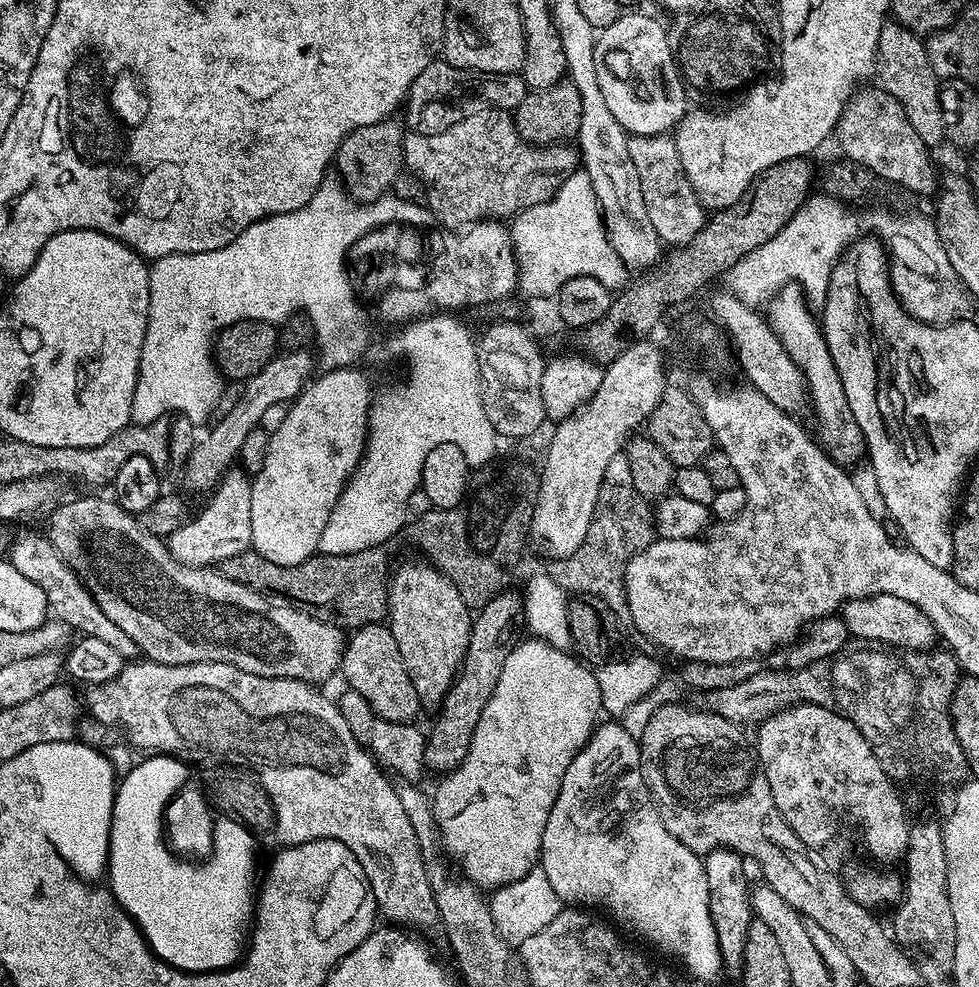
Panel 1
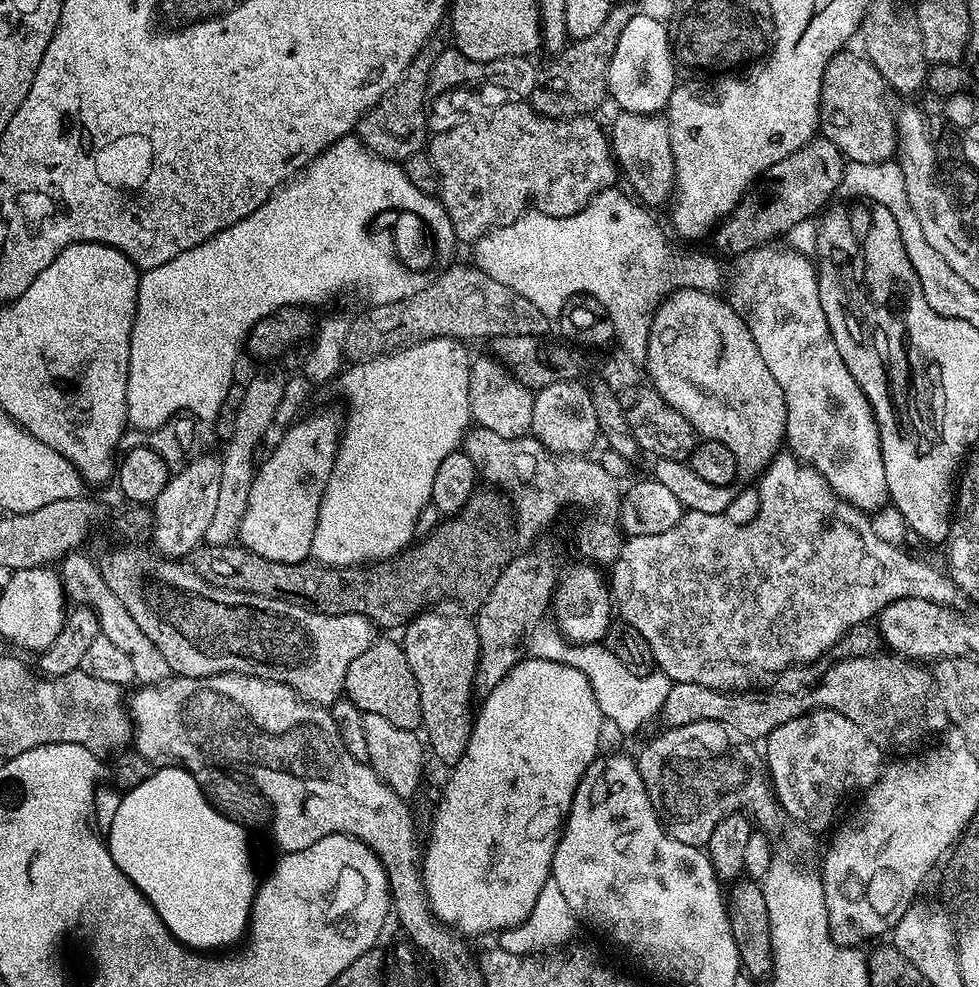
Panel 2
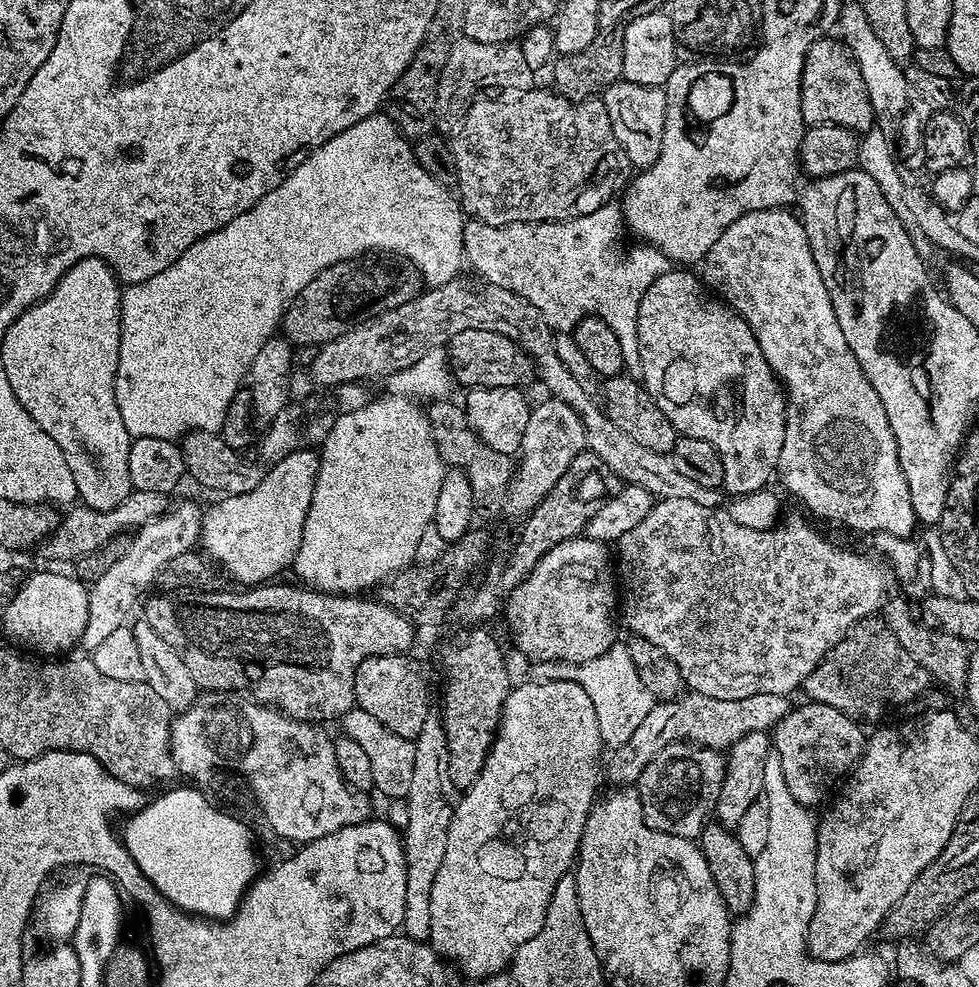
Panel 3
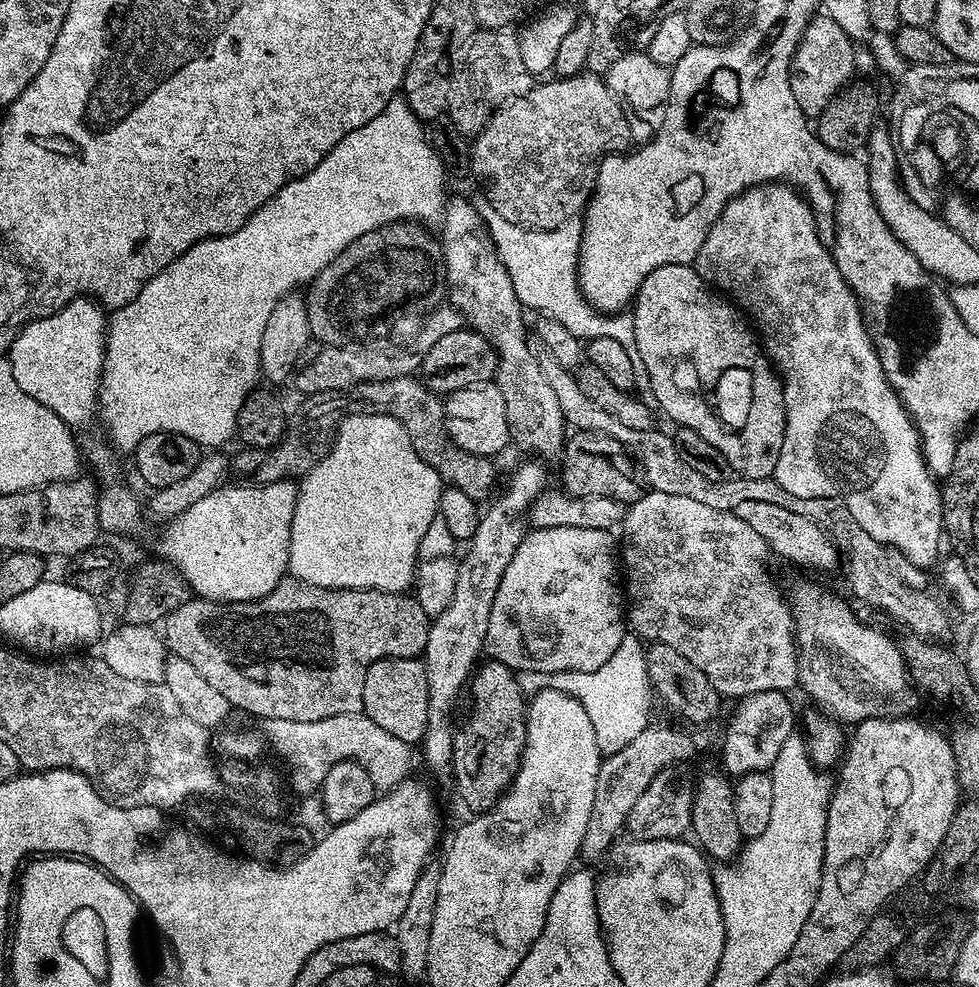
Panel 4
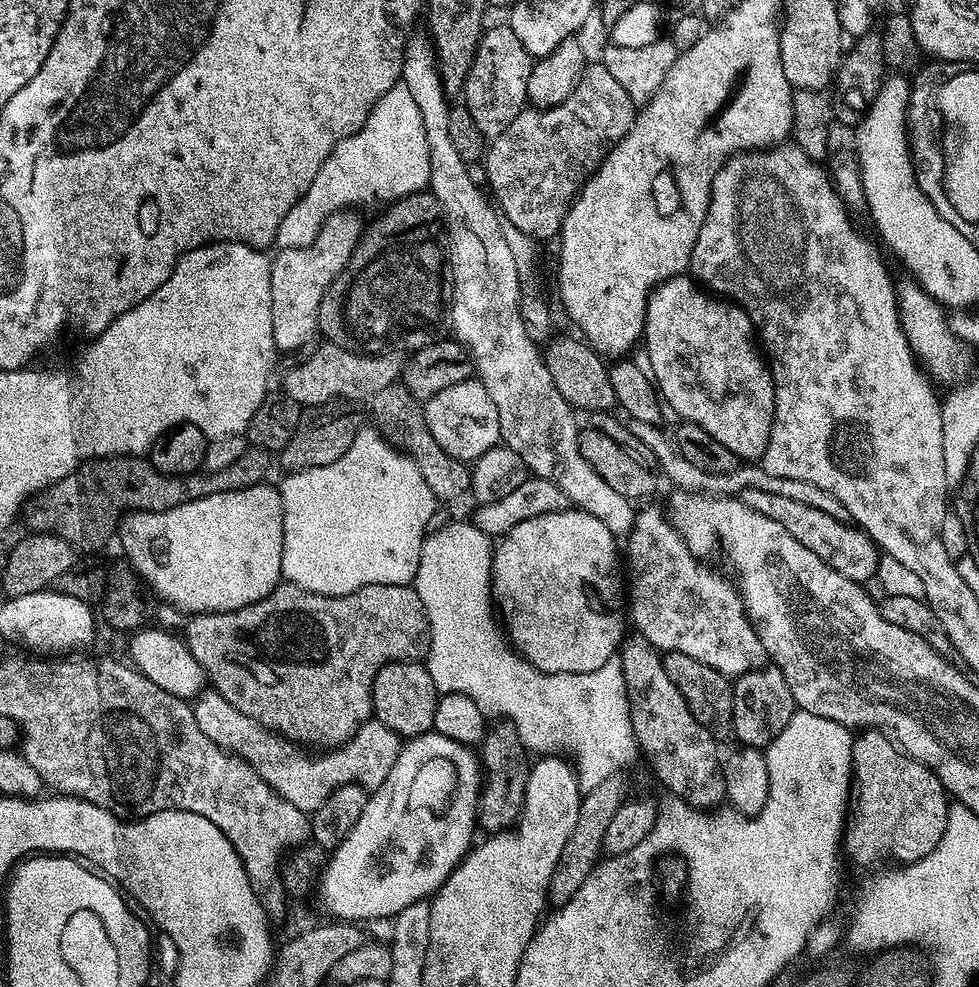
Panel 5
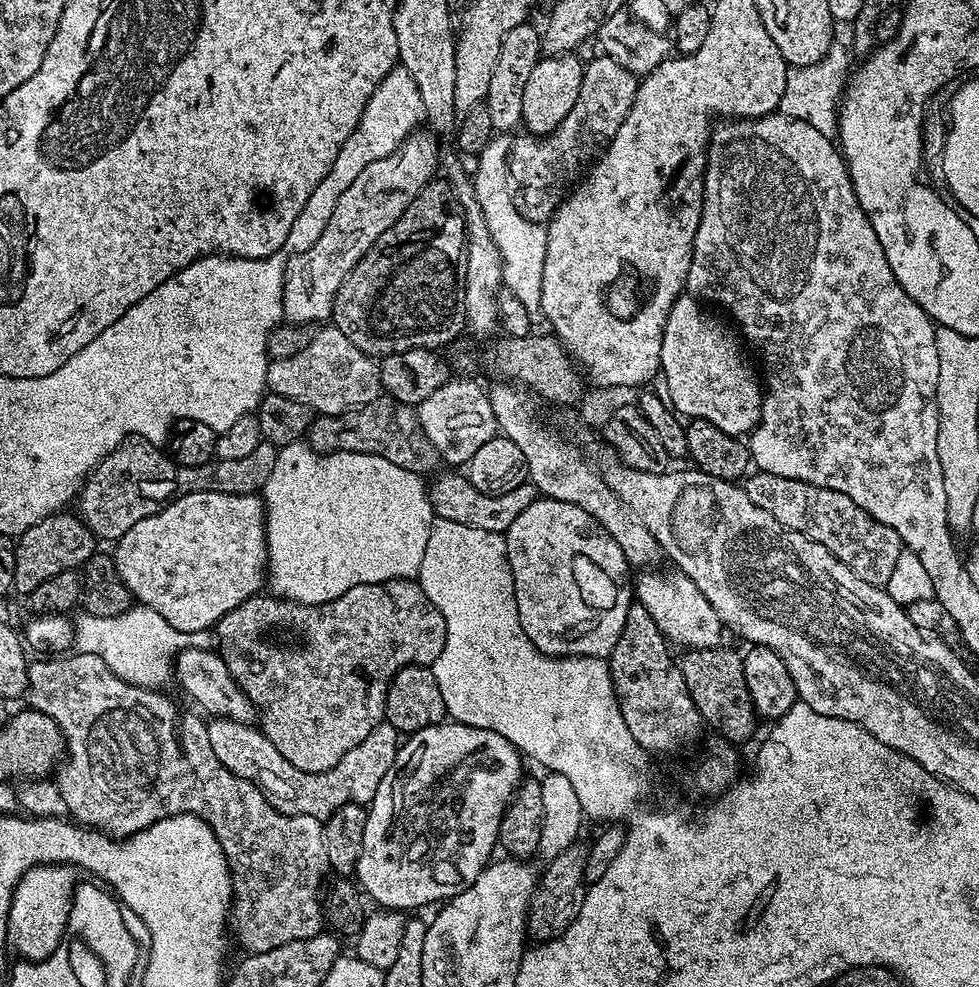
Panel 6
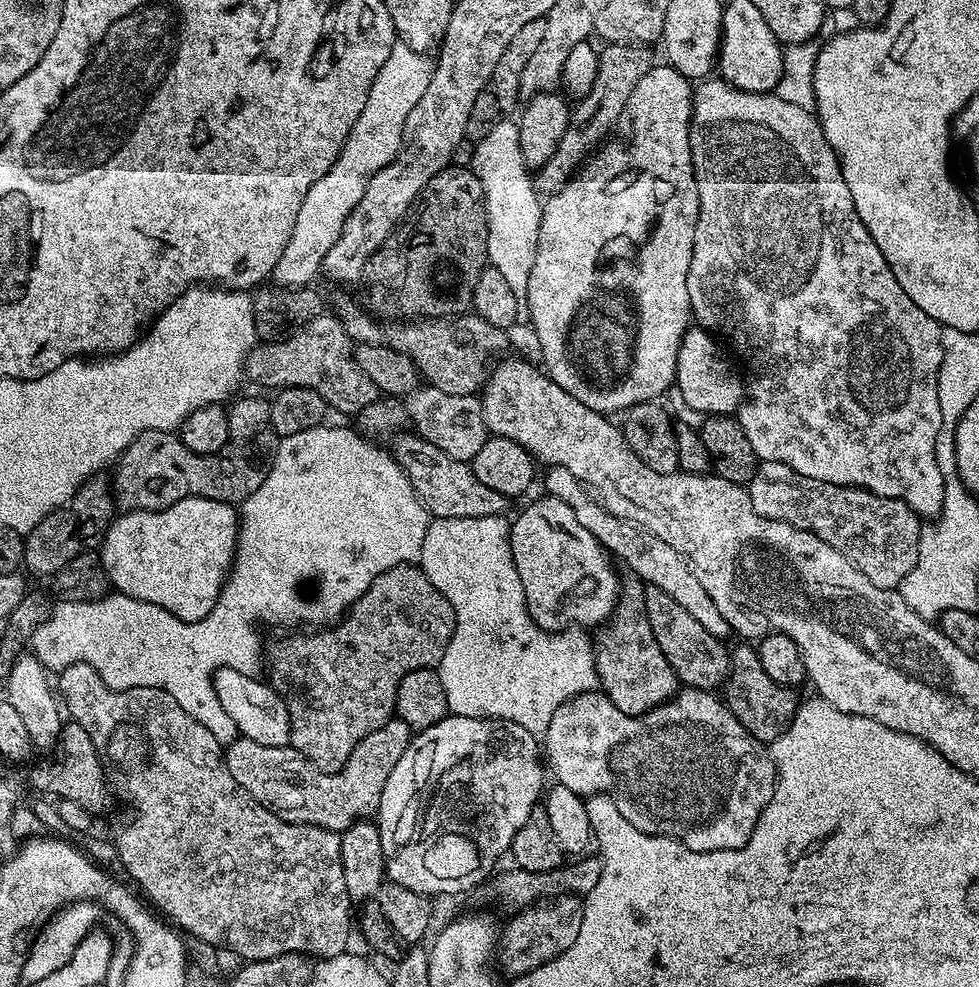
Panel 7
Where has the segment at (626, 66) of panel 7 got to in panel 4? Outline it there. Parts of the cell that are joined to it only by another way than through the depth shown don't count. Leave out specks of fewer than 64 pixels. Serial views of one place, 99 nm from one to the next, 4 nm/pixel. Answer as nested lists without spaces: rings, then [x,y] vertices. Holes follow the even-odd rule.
[[[585,70],[574,76],[551,79],[545,84],[537,83],[520,101],[512,102],[511,107],[507,107],[506,110],[498,110],[498,114],[494,114],[494,118],[488,120],[487,126],[478,133],[470,144],[470,172],[471,175],[474,174],[481,180],[479,183],[486,192],[490,205],[494,206],[494,210],[507,221],[520,227],[535,228],[538,231],[548,231],[551,228],[562,226],[568,219],[579,217],[588,206],[588,191],[593,183],[594,173],[600,161],[606,156],[627,149],[633,143],[632,131],[628,125],[628,115],[624,113],[624,105],[610,91],[608,81],[603,75]]]

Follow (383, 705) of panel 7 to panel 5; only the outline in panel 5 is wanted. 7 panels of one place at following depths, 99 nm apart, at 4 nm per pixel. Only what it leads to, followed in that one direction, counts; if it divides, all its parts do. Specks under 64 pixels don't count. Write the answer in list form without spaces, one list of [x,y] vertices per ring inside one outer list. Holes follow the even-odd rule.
[[[281,582],[266,598],[254,602],[250,606],[242,606],[238,610],[229,612],[201,612],[193,615],[192,620],[182,631],[182,639],[188,645],[190,654],[198,658],[198,662],[204,667],[207,681],[230,706],[242,710],[246,718],[254,718],[262,726],[266,726],[272,732],[286,740],[291,740],[301,746],[311,746],[316,750],[332,750],[344,744],[355,734],[366,721],[373,719],[372,714],[372,687],[374,678],[382,666],[392,664],[396,660],[423,661],[428,655],[428,619],[426,610],[422,606],[422,598],[418,598],[415,587],[407,584],[371,584],[362,586],[345,596],[323,596],[317,592],[308,592],[305,588],[299,588],[297,584]]]

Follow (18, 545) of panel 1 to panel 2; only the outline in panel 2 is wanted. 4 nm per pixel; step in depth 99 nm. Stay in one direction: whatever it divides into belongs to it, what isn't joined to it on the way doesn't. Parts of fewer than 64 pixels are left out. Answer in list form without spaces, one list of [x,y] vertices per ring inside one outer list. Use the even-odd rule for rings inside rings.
[[[80,550],[69,552],[58,568],[67,599],[73,605],[91,608],[99,616],[102,635],[110,638],[110,642],[114,642],[114,646],[118,646],[118,650],[122,650],[122,654],[126,654],[130,658],[130,662],[134,665],[136,680],[141,685],[163,684],[173,675],[173,670],[166,662],[166,658],[162,658],[158,646],[154,646],[154,642],[150,642],[150,638],[146,638],[146,634],[142,634],[142,628],[126,611],[126,606],[122,606],[122,602],[118,602],[118,598],[114,598],[114,594],[108,589],[102,578],[97,561],[83,556],[82,553],[83,551]]]

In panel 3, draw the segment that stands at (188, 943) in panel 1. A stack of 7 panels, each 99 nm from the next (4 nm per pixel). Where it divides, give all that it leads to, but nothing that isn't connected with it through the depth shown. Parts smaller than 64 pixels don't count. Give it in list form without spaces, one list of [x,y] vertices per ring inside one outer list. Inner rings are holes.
[[[172,788],[137,812],[127,817],[128,825],[122,828],[124,849],[142,874],[170,903],[194,916],[227,922],[236,915],[236,909],[257,875],[256,852],[252,849],[252,832],[231,811],[215,808],[196,788]]]

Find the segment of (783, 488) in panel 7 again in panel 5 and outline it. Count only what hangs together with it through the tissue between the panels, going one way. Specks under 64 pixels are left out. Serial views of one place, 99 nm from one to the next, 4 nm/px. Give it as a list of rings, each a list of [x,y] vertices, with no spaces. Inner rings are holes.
[[[742,490],[738,499],[750,510],[772,518],[778,522],[778,526],[784,526],[791,536],[806,546],[806,550],[814,550],[814,554],[818,554],[826,566],[838,570],[838,574],[850,578],[855,584],[867,585],[868,579],[877,575],[882,553],[872,537],[859,527],[834,518],[822,510],[814,510],[814,506],[802,506],[802,502],[793,502],[779,494],[766,494],[766,490]]]

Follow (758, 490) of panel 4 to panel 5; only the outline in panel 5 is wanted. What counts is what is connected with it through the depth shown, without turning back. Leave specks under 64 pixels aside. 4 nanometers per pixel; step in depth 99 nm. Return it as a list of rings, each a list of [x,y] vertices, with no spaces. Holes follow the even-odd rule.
[[[631,421],[630,427],[634,438],[642,442],[654,454],[659,471],[668,475],[668,480],[676,490],[691,490],[694,492],[703,492],[709,496],[735,496],[739,497],[742,490],[766,490],[766,494],[779,494],[782,498],[790,498],[793,502],[802,502],[802,506],[814,506],[814,510],[822,510],[834,518],[842,521],[849,519],[846,506],[834,498],[822,486],[814,486],[814,482],[802,482],[802,478],[778,478],[778,474],[766,474],[766,470],[752,462],[741,463],[732,472],[726,474],[706,474],[699,466],[693,466],[686,462],[682,454],[676,449],[675,443],[663,432],[663,427],[647,424],[646,422]]]

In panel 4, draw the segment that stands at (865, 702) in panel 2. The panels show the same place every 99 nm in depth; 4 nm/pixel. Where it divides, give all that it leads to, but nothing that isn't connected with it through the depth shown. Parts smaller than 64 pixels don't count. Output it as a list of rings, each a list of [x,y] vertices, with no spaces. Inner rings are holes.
[[[649,723],[638,738],[629,744],[624,744],[612,756],[604,756],[598,770],[598,782],[594,786],[594,807],[590,810],[590,822],[586,822],[586,835],[582,838],[579,859],[596,860],[611,849],[614,841],[621,835],[622,829],[627,825],[630,810],[634,810],[634,802],[638,802],[638,794],[650,786],[650,782],[664,768],[669,767],[680,755],[692,756],[696,748],[704,748],[708,740],[703,731],[696,730],[691,736],[689,729],[671,728],[668,724]]]

